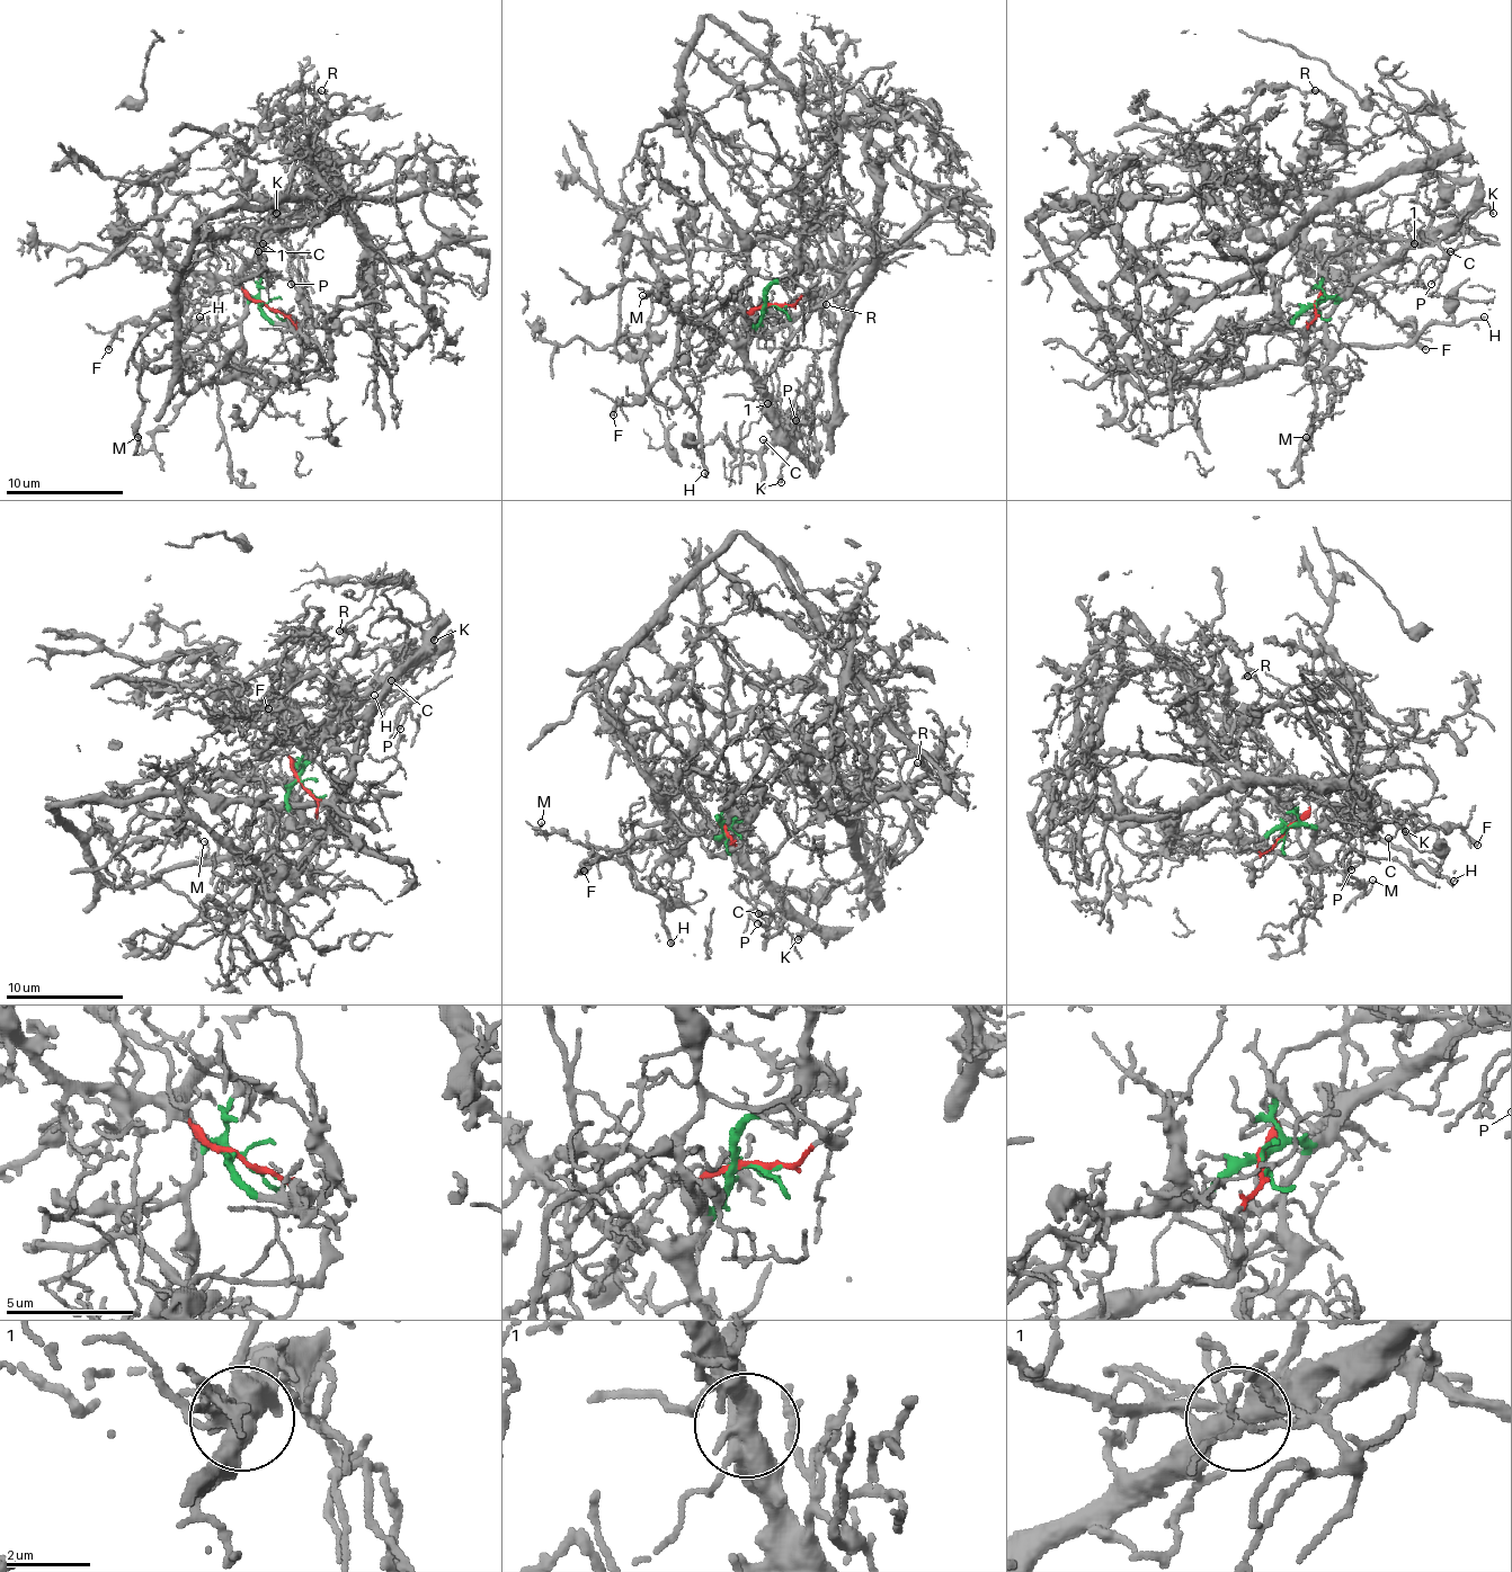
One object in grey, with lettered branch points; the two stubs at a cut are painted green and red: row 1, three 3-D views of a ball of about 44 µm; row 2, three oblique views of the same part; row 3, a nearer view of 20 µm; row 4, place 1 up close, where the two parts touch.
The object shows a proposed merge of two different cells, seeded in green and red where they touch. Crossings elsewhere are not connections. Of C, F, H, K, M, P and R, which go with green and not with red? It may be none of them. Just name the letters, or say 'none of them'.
C, F, K, M, P, R

